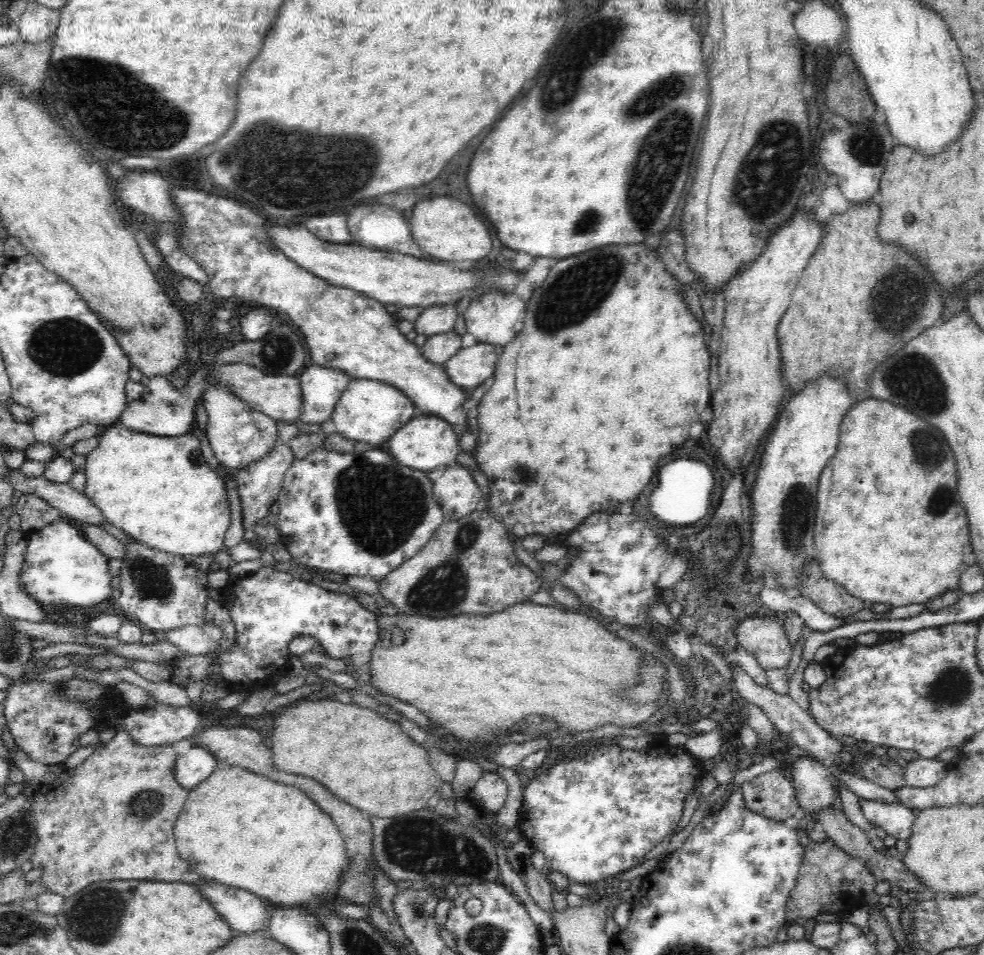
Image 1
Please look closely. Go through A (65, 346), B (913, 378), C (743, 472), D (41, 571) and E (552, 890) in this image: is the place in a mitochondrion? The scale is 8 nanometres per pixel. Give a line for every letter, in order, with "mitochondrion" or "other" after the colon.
A: mitochondrion
B: mitochondrion
C: other
D: other
E: other

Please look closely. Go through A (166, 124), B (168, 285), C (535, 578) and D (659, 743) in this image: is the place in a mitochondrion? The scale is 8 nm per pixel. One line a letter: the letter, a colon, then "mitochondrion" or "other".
A: mitochondrion
B: other
C: other
D: other

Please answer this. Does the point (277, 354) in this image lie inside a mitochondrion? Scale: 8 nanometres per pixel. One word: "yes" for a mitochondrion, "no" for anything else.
yes

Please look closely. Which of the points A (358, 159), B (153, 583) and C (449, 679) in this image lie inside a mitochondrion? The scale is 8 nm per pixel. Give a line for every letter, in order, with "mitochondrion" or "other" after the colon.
A: mitochondrion
B: mitochondrion
C: other

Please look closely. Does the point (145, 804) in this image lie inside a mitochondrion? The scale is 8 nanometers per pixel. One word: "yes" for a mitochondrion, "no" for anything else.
yes

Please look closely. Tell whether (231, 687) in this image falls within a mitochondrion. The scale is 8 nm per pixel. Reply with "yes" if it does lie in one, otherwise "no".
no

